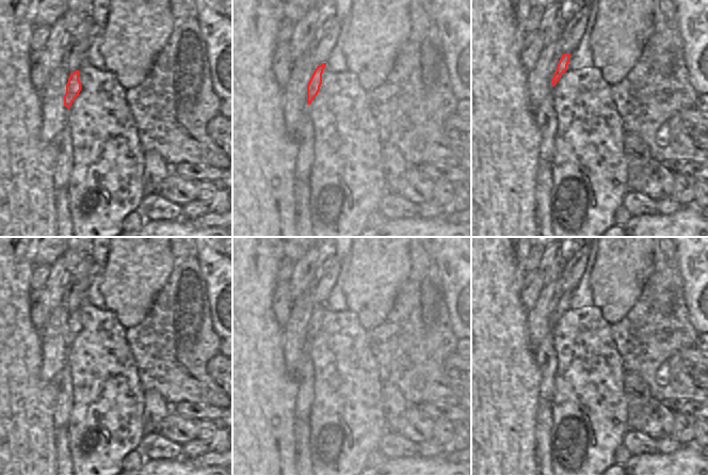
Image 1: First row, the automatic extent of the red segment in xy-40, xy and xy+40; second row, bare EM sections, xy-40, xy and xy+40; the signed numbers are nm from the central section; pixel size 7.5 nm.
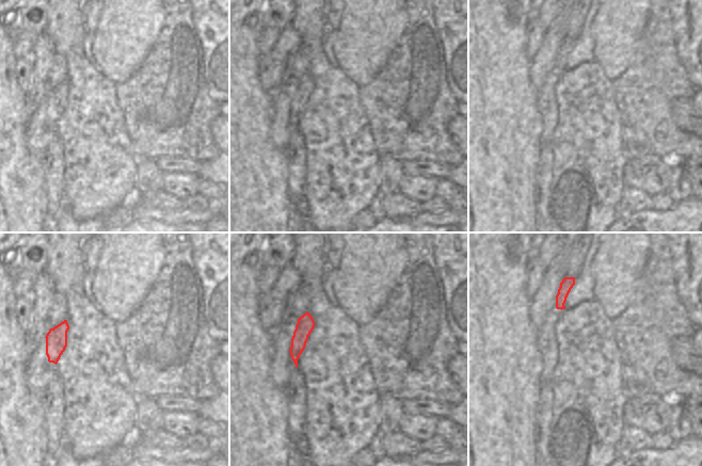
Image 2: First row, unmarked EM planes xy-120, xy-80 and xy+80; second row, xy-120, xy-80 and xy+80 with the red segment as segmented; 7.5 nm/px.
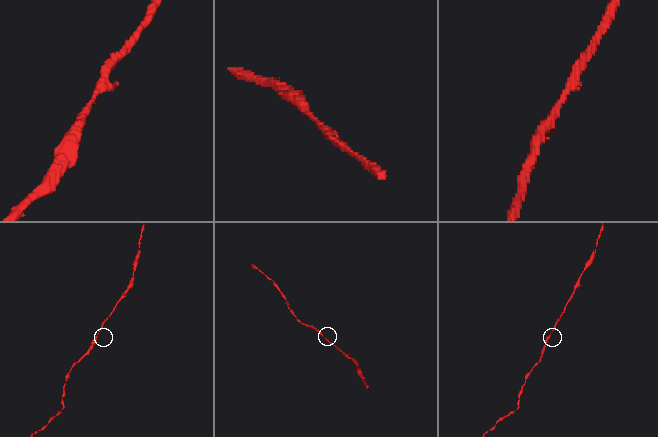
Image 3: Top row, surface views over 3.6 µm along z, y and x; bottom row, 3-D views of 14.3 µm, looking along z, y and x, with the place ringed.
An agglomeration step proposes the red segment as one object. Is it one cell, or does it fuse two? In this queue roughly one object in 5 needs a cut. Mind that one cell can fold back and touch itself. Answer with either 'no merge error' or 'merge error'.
no merge error

